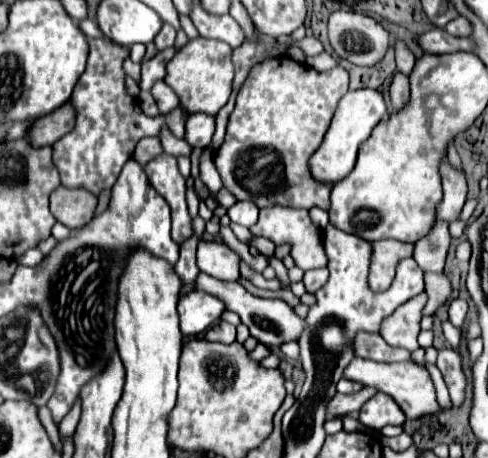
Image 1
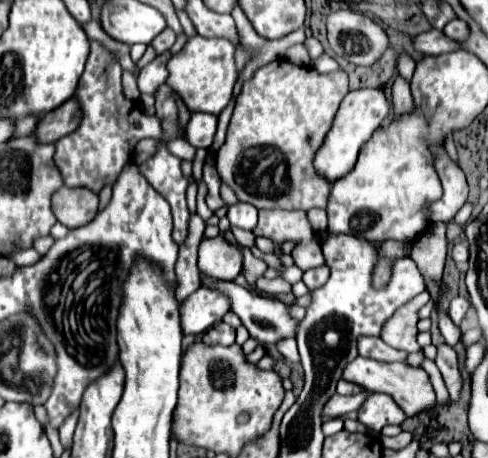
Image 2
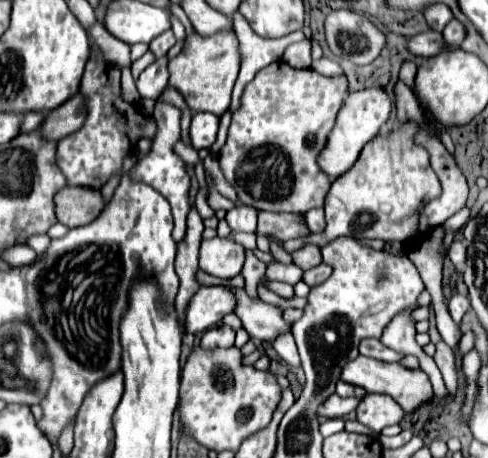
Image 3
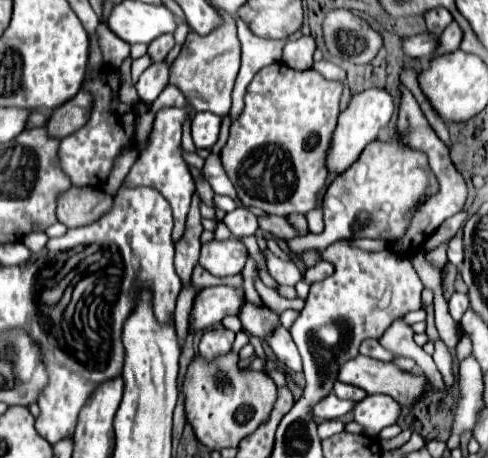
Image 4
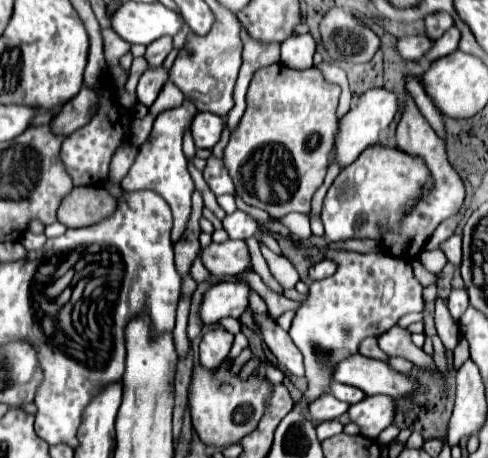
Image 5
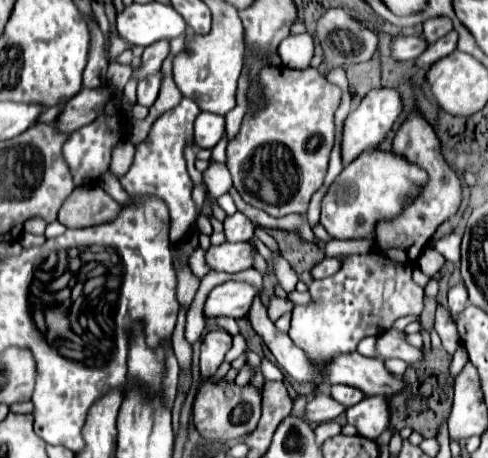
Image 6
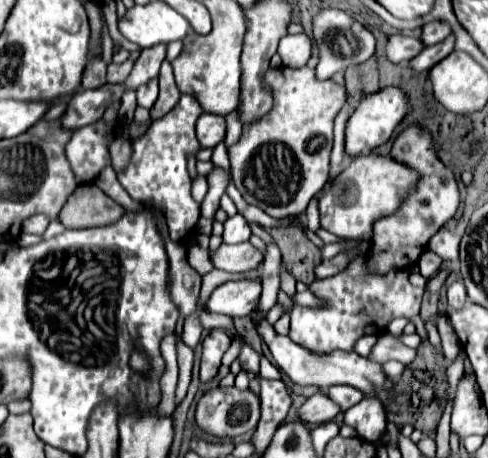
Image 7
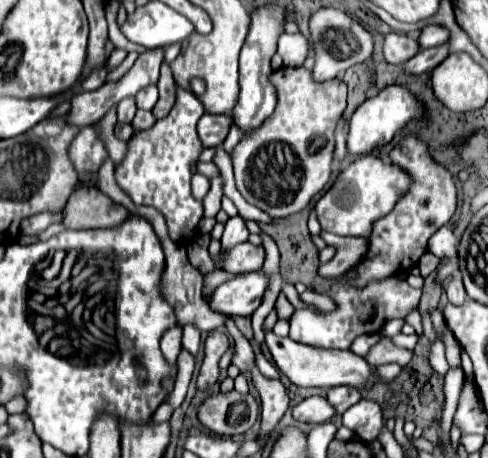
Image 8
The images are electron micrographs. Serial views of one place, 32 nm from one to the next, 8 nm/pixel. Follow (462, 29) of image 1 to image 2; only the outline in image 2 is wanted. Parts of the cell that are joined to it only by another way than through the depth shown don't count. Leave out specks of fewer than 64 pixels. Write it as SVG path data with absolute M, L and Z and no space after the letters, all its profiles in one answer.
M454 18L452 22L446 24L444 34L446 34L450 40L454 40L454 42L464 42L464 40L468 38L468 26L466 26L466 22Z

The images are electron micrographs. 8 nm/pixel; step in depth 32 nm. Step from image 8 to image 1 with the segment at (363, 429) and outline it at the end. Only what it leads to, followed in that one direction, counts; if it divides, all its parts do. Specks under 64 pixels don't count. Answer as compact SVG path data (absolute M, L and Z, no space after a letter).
M374 394L362 408L358 418L366 428L380 432L388 424L402 424L406 420L400 406L388 394Z

